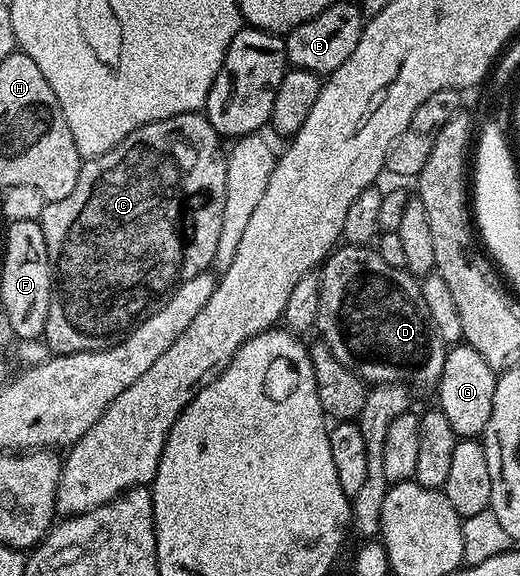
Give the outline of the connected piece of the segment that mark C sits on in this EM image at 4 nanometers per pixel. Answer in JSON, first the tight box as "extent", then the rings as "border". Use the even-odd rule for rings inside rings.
{"extent":[39,112,227,356],"border":[[[201,112],[175,114],[171,118],[163,118],[136,128],[134,132],[127,134],[127,138],[123,138],[123,142],[119,142],[119,146],[107,150],[101,156],[88,157],[79,170],[79,182],[75,182],[75,190],[71,190],[67,198],[46,203],[39,223],[43,238],[47,242],[49,263],[53,265],[55,273],[55,287],[47,310],[47,326],[43,340],[53,354],[66,356],[72,352],[100,352],[103,348],[113,347],[149,315],[156,296],[174,292],[180,284],[187,282],[187,278],[195,278],[195,274],[210,271],[215,250],[219,246],[219,230],[223,230],[223,202],[227,186],[225,153],[222,137],[217,135],[208,116]]]}

